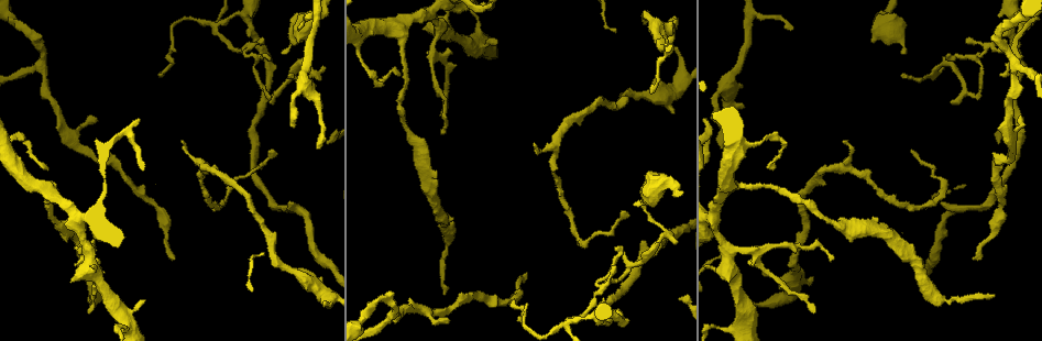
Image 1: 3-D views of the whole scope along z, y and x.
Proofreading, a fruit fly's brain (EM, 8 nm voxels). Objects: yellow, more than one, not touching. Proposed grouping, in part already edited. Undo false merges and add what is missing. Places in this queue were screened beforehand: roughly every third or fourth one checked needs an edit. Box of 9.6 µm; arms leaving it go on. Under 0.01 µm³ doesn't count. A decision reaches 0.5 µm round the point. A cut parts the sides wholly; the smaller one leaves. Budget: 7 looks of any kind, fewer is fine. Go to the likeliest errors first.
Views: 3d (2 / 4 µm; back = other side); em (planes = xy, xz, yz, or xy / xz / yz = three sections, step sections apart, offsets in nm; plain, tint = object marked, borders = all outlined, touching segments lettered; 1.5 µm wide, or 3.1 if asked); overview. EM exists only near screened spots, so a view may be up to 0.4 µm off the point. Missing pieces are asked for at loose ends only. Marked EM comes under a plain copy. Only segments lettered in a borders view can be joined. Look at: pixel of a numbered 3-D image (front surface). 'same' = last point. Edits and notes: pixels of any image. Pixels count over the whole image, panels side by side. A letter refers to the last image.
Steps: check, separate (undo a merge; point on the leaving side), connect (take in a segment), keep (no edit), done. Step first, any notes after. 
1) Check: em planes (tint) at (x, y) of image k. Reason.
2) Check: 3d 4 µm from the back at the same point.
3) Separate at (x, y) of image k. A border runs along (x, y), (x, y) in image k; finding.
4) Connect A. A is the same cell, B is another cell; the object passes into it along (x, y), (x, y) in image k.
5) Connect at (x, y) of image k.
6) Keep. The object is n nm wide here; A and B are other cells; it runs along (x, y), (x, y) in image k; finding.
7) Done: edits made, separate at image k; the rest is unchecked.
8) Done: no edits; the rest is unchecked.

Check: 3d 4 µm from the back at (1021, 23) of image 1. Abrupt turn.

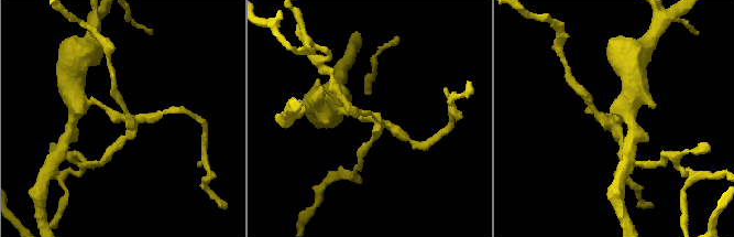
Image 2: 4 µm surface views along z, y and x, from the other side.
Check: em planes (tint) at (371, 116) of image 2. Need the tissue.

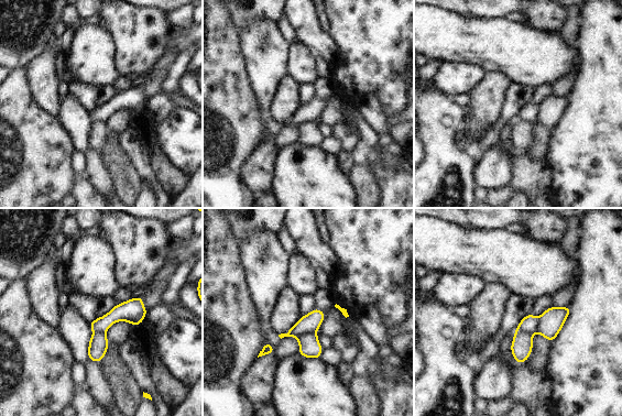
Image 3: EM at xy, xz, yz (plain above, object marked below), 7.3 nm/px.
Check: em planes (borders) at the same point.

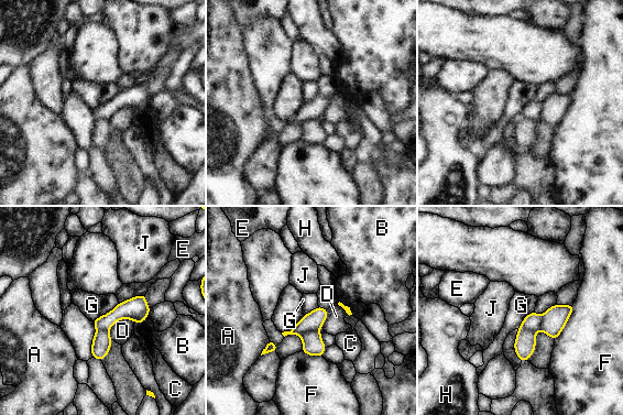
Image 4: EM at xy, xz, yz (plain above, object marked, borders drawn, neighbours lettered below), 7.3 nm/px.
Separate at (313, 345) of image 4. The object is 150 nm wide here; A, B, C, D, E, F, G, H and J are other cells; the part that leaves runs along (570, 307), (525, 342), (523, 358) in image 4; two neurons meet here.

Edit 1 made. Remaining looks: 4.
Check: overview.

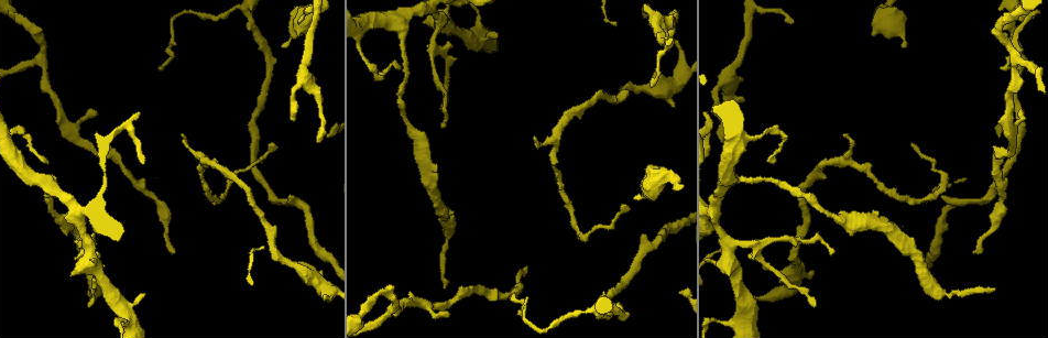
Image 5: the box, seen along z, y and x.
Check: 3d 2 µm at (87, 306) of image 5.

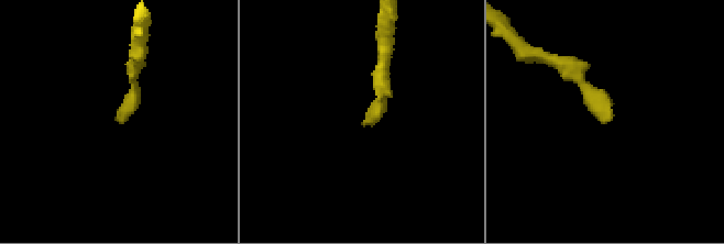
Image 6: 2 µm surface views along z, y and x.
Check: em planes (tint) at (601, 123) of image 6.

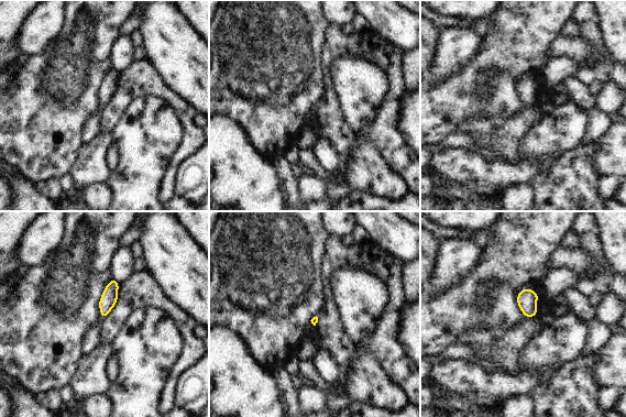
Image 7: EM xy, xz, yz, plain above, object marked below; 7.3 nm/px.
Check: em planes (borders) at the same point.

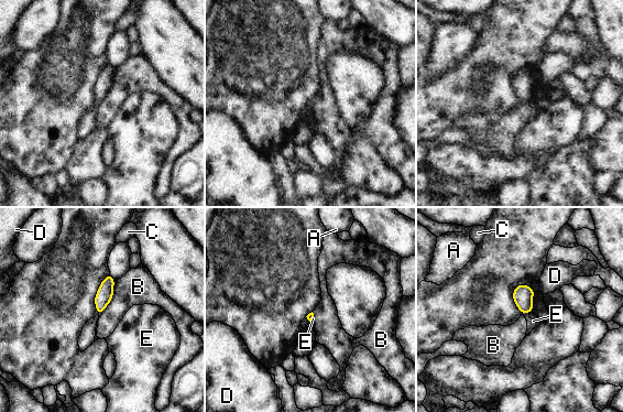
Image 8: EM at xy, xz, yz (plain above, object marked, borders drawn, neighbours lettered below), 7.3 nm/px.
Keep. A, B, C, D and E are other cells; a border runs along (532, 311), (521, 313) in image 8; no lettered segment goes on from it.

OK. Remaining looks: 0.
Done: edits made, separate at image 4; the rest is unchecked.

